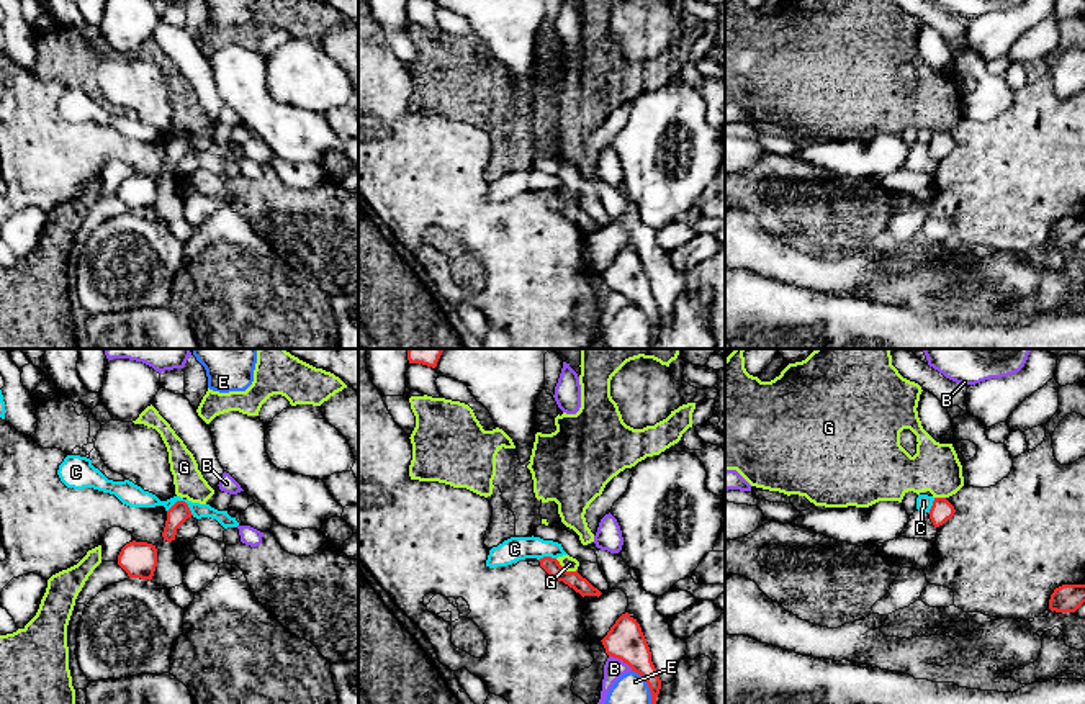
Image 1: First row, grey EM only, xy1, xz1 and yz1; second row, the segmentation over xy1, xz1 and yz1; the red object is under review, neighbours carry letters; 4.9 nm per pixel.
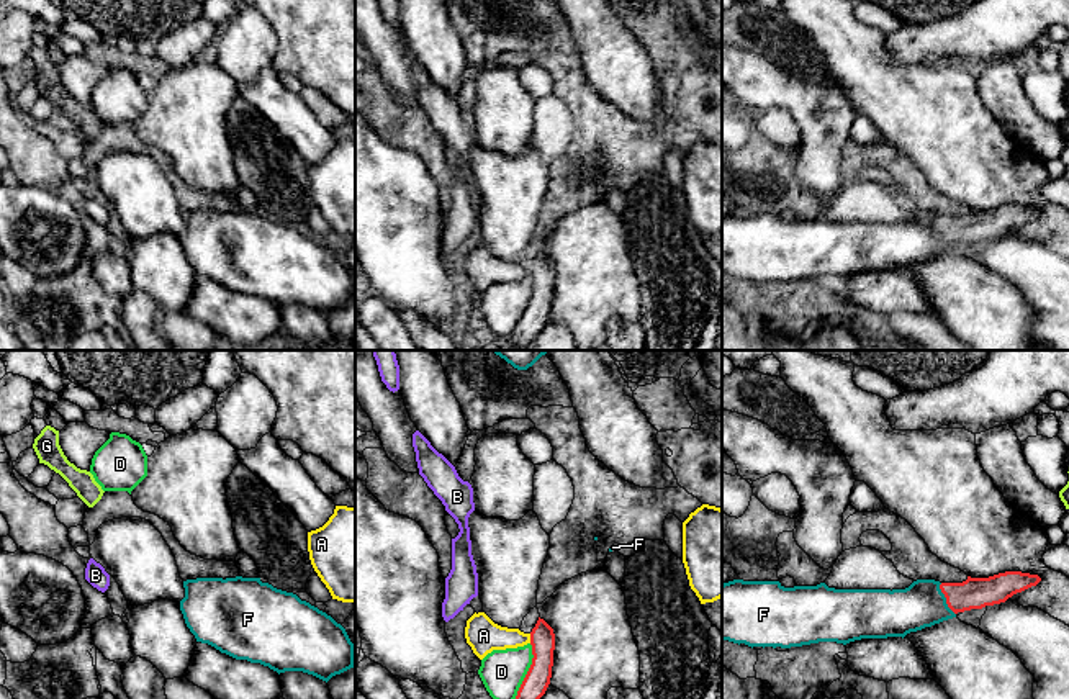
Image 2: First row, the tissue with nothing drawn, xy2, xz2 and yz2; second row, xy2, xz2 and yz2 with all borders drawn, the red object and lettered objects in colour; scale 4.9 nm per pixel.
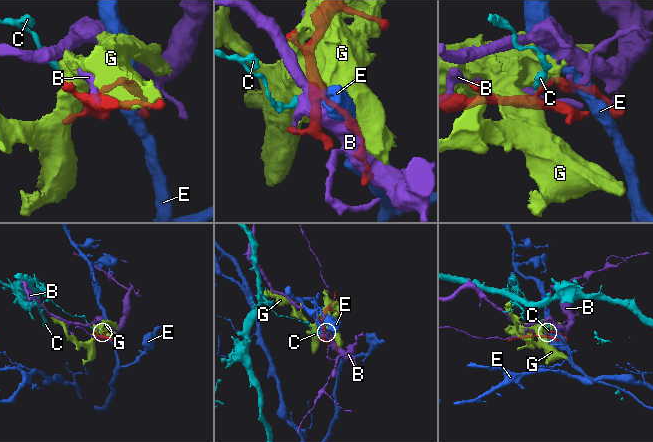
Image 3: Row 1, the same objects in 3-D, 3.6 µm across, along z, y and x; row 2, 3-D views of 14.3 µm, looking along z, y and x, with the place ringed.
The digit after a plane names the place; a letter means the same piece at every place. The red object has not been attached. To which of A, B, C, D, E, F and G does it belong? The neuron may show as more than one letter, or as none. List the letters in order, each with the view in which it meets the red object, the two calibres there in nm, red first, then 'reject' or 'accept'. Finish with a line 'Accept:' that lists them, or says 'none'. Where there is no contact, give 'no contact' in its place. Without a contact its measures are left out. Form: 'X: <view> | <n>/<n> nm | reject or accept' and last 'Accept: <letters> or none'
A: xz2 | 130/170 nm | reject
B: xz1 | 190/100 nm | reject
C: xy1 | 100/110 nm | reject
D: xz2 | 130/220 nm | reject
E: xz1 | 160/220 nm | reject
F: yz2 | 160/220 nm | accept
G: xz1 | 80/70 nm | reject
Accept: F

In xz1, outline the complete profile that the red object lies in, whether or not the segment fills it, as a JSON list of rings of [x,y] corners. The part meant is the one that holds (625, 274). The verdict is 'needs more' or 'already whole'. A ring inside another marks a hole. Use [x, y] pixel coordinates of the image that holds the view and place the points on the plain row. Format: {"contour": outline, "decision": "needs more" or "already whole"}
{"contour": [[[628,246],[622,247],[601,275],[609,290],[622,293],[646,314],[651,326],[650,349],[653,349],[661,313],[651,295],[650,280],[637,252]]], "decision": "already whole"}

